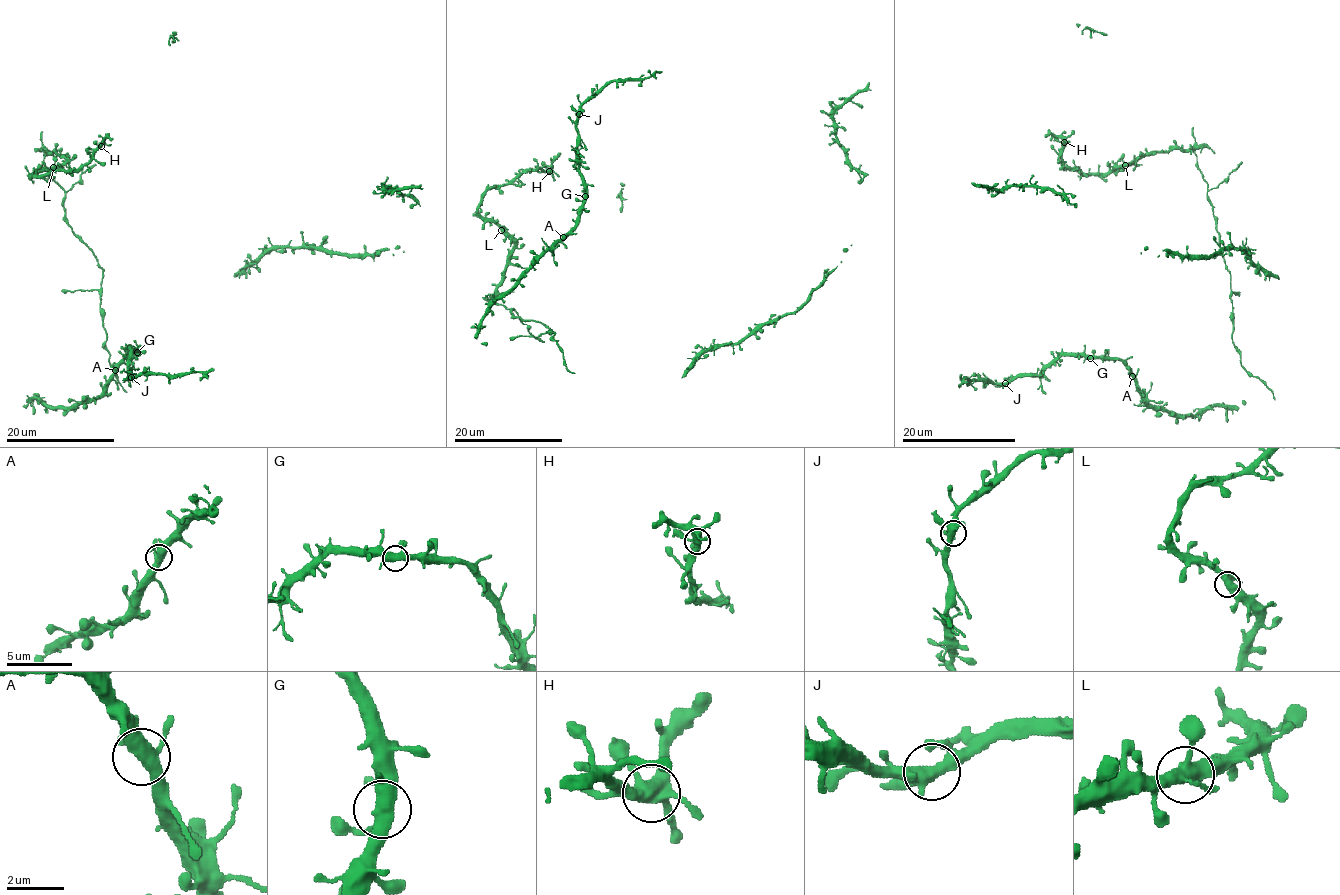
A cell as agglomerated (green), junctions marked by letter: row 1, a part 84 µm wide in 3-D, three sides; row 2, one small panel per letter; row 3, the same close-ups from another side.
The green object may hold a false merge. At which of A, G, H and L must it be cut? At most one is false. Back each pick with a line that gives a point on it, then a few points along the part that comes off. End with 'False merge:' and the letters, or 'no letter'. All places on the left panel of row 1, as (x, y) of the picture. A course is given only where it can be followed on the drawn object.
False merge: no letter

